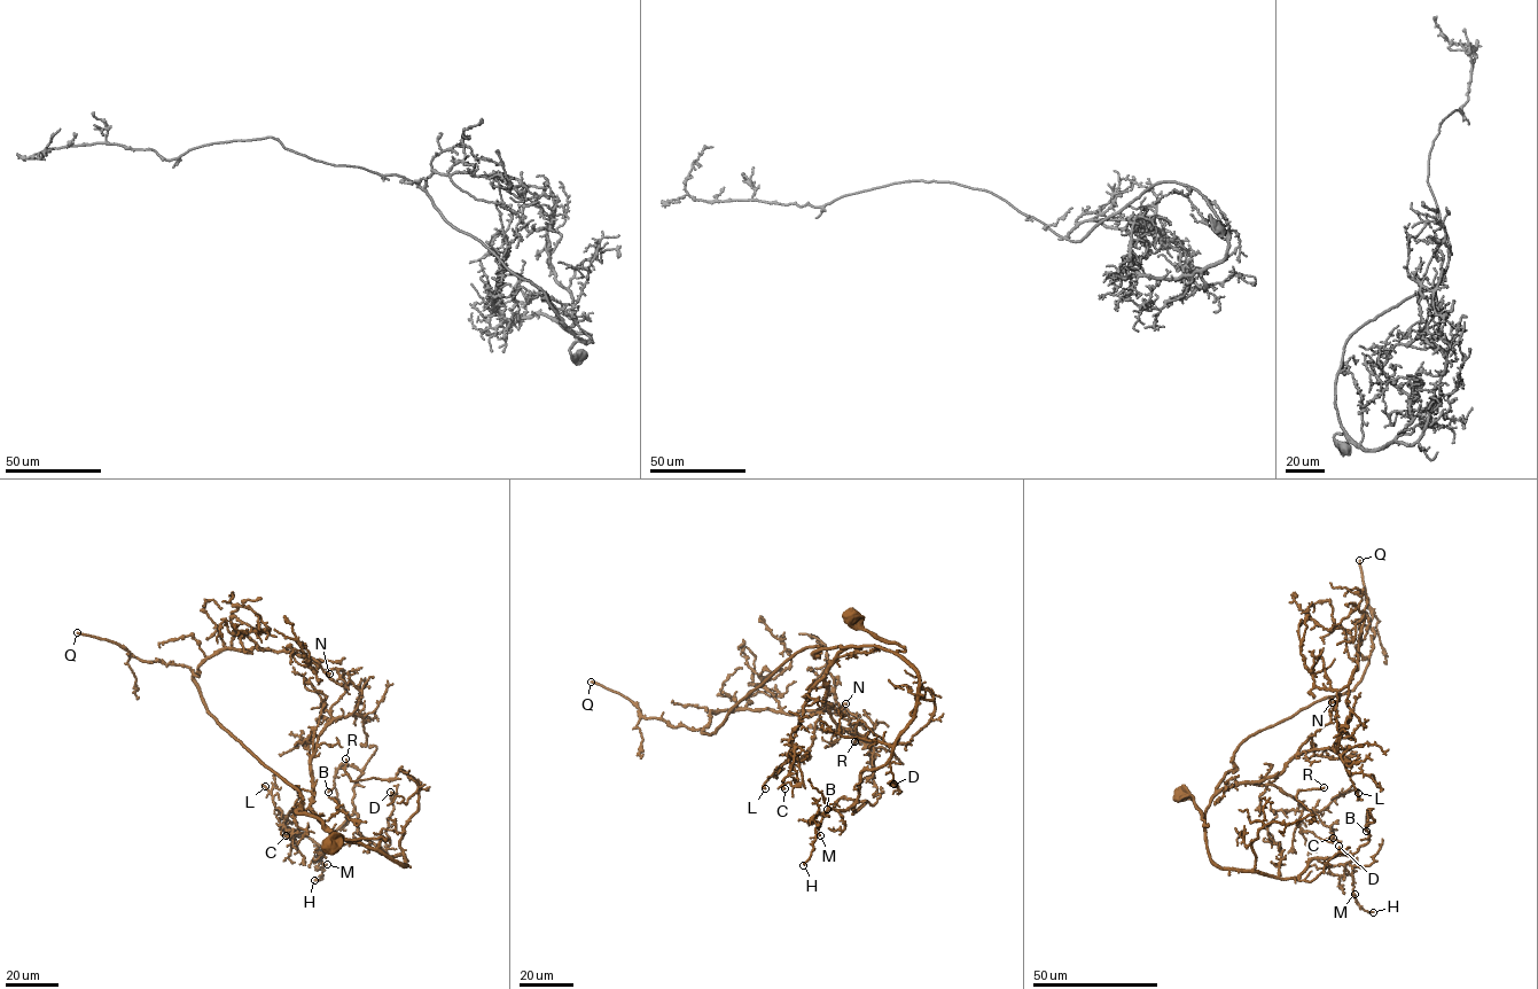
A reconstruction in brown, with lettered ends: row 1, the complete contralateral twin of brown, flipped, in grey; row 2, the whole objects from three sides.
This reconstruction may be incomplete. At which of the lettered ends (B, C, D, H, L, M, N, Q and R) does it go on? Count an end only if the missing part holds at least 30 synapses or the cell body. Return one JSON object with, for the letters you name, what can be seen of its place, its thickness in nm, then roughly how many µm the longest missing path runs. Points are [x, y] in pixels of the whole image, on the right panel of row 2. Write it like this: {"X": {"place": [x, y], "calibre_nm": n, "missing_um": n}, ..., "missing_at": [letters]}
{"Q": {"place": [1359, 560], "calibre_nm": 240, "missing_um": 200}, "missing_at": ["Q"]}

